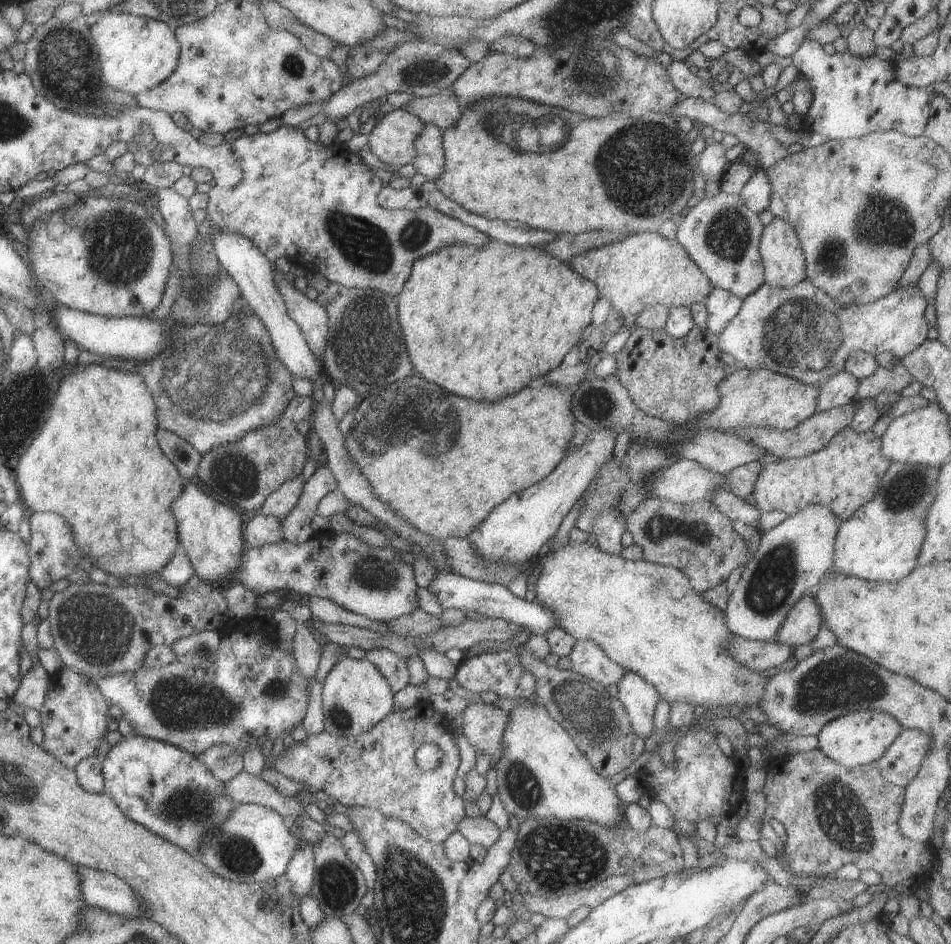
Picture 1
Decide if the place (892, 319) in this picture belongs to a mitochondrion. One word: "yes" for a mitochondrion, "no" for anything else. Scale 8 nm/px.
no

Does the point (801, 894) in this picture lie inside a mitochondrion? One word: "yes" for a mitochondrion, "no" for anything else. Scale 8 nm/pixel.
no

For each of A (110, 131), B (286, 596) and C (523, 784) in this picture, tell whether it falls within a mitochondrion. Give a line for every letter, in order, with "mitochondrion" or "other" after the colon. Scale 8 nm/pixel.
A: other
B: other
C: mitochondrion

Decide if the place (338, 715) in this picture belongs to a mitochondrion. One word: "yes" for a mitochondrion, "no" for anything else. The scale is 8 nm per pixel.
yes

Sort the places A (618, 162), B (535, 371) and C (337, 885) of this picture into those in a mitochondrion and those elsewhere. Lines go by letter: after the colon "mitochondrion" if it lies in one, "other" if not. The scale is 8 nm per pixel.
A: mitochondrion
B: other
C: mitochondrion

